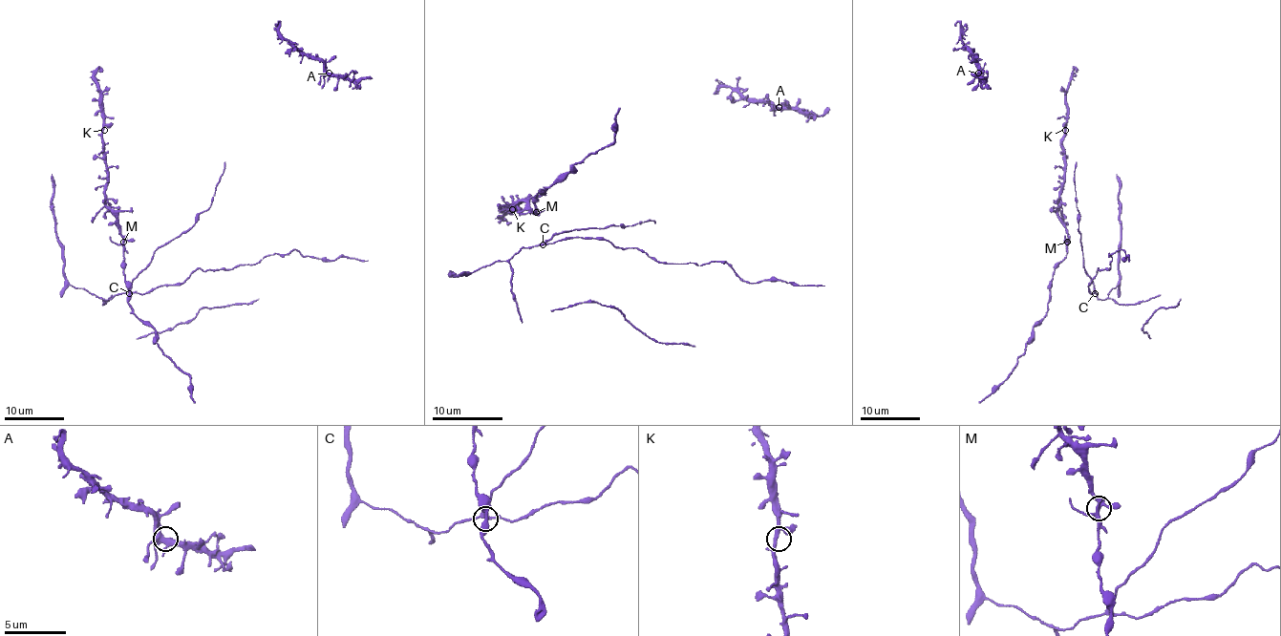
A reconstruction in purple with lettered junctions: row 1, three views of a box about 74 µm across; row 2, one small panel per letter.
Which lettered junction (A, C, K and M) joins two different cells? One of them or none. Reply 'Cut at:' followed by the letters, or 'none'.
Cut at: M

